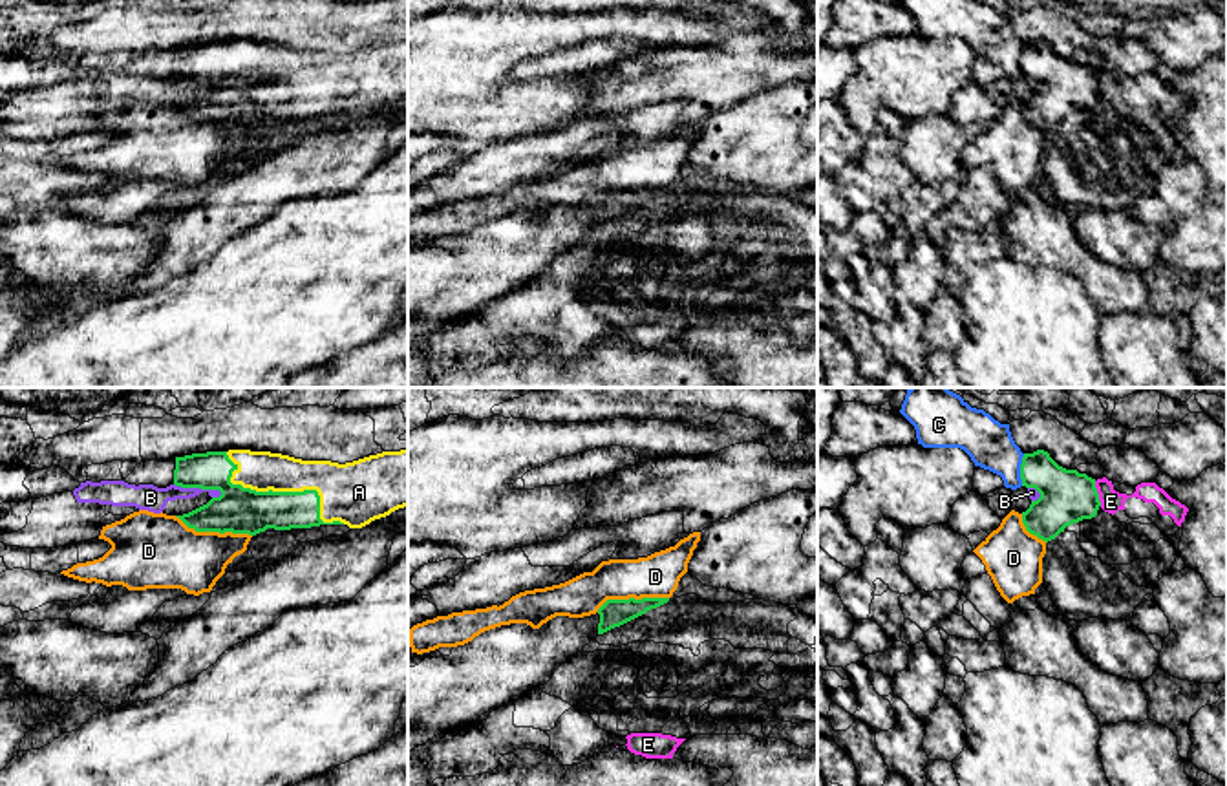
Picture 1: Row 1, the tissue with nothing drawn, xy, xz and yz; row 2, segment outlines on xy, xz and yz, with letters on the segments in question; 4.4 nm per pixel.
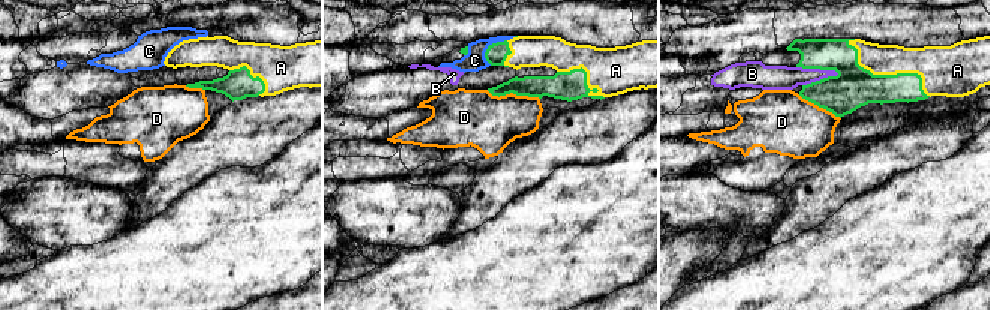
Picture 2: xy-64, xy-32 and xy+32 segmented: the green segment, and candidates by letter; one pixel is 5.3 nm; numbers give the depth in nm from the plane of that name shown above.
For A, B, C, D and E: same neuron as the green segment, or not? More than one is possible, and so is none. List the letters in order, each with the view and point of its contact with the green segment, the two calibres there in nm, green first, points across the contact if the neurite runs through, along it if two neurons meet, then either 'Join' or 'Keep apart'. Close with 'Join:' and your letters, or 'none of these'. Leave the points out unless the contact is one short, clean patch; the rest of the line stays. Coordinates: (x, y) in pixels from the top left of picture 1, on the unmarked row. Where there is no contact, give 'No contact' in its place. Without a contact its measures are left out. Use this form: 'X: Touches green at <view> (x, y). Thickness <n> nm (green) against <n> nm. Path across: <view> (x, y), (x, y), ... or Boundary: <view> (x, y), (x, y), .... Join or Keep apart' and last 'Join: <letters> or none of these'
A: Touches green at xy (284, 83). Thickness 200 nm (green) against 200 nm. Join
B: Touches green at xy (198, 77). Thickness 200 nm (green) against 120 nm. Boundary: xy (174, 74), (216, 79), (222, 84). Keep apart
C: Touches green at yz (1021, 61). Thickness 240 nm (green) against 200 nm. Boundary: yz (1024, 44), (1021, 75). Keep apart
D: Touches green at xy (213, 121). Thickness 200 nm (green) against 320 nm. Boundary: xy (174, 106), (196, 121), (247, 123), (251, 127). Keep apart
E: Touches green at yz (1098, 84). Thickness 240 nm (green) against 100 nm. Boundary: yz (1094, 72), (1101, 95). Keep apart
Join: A

